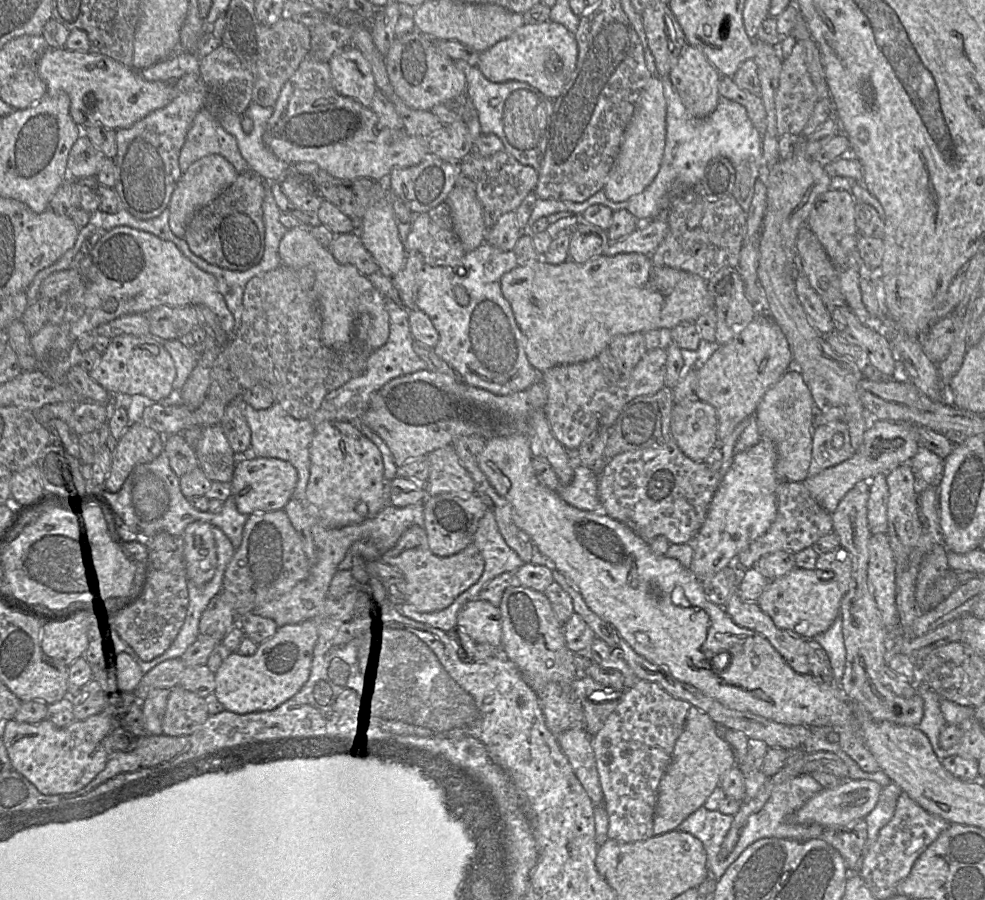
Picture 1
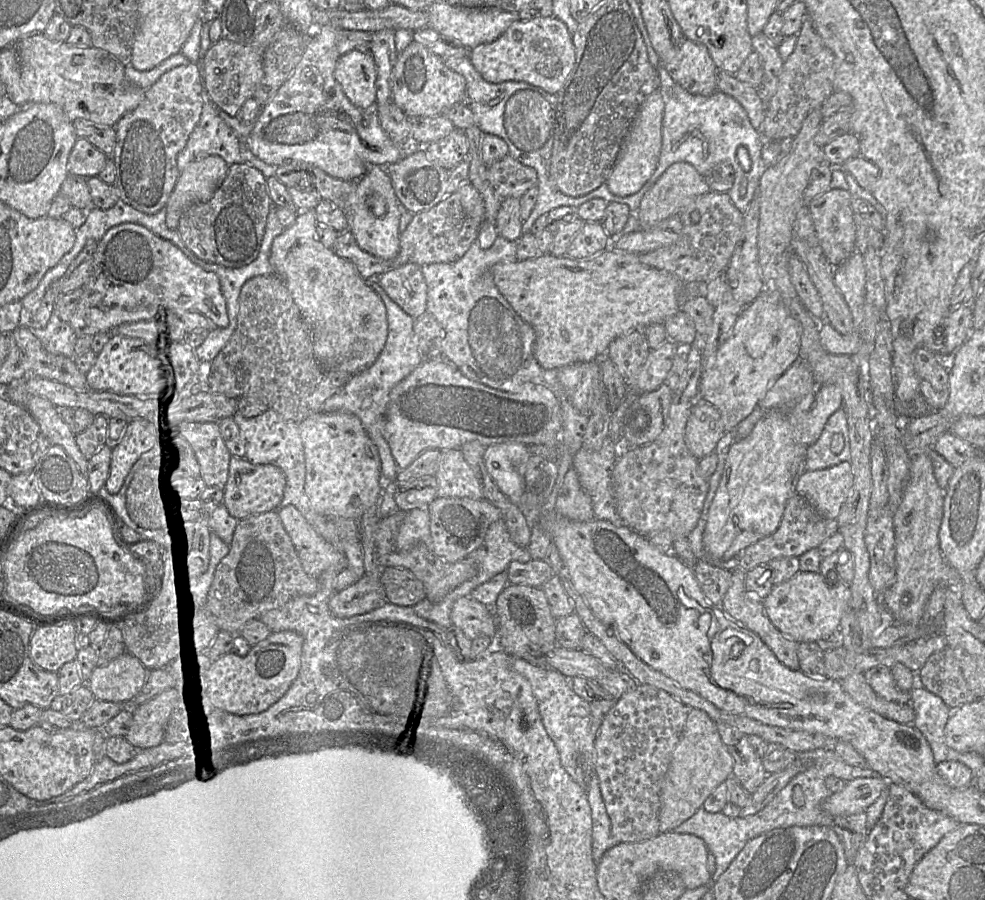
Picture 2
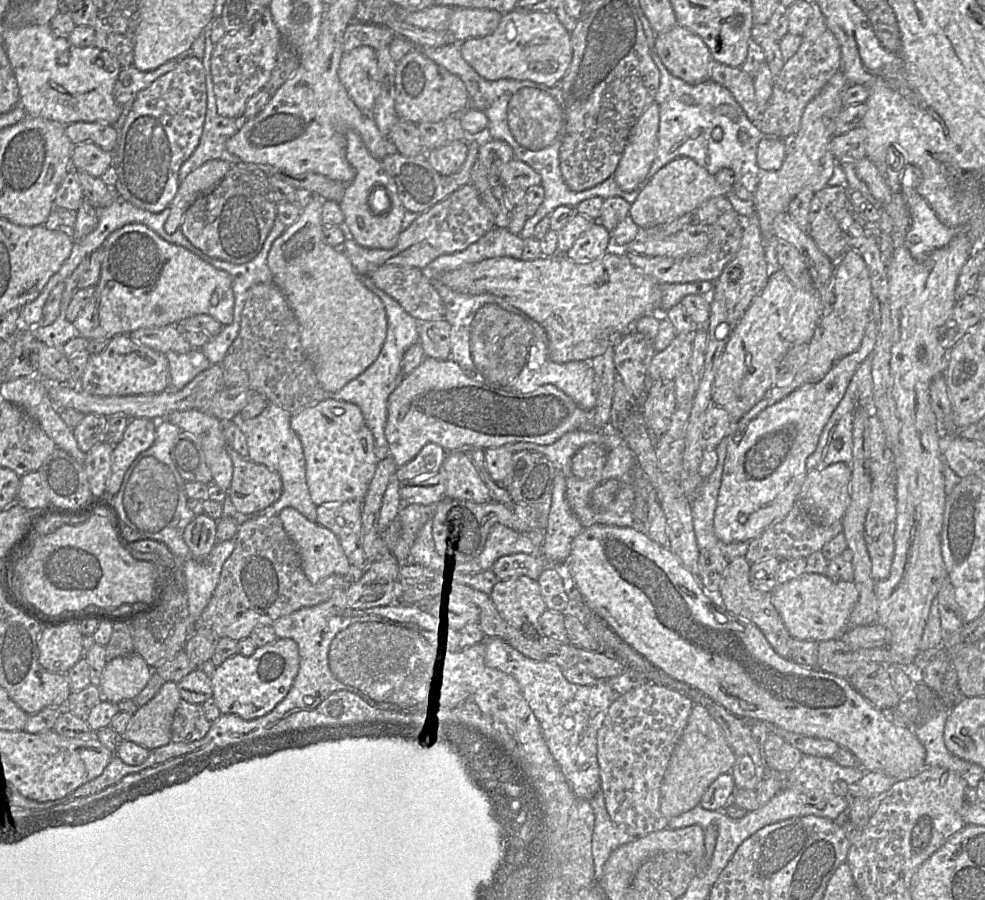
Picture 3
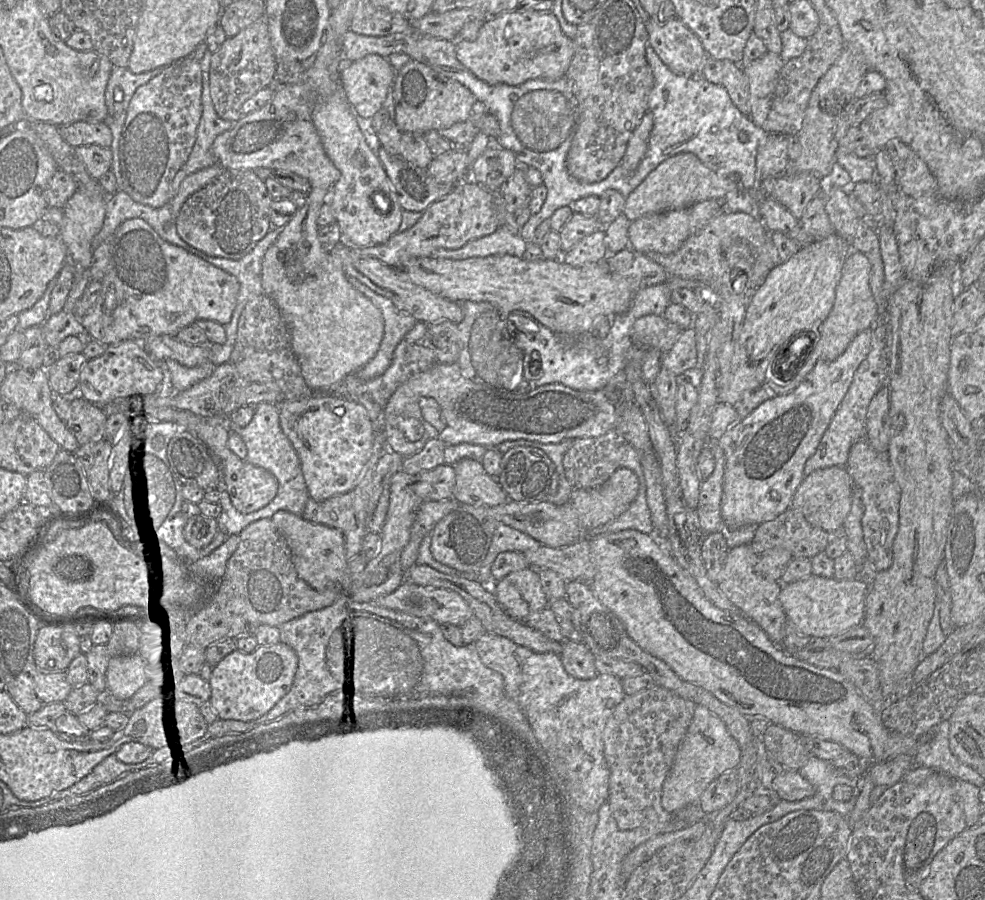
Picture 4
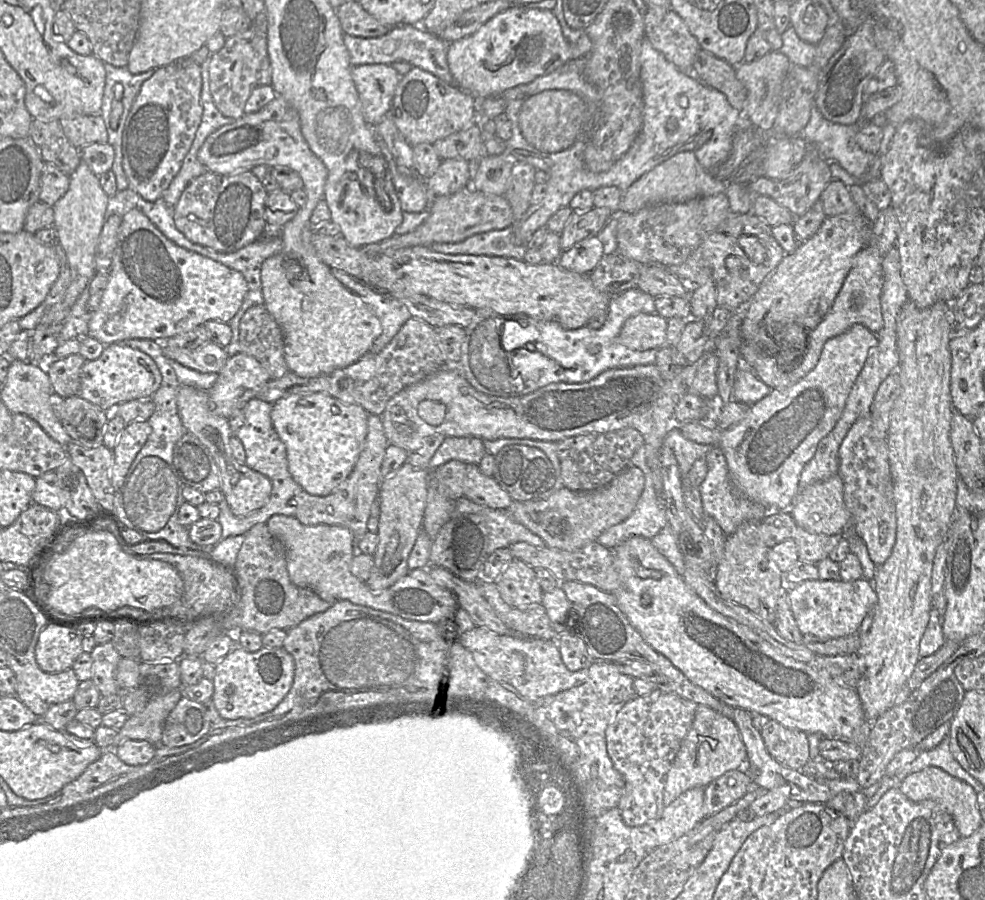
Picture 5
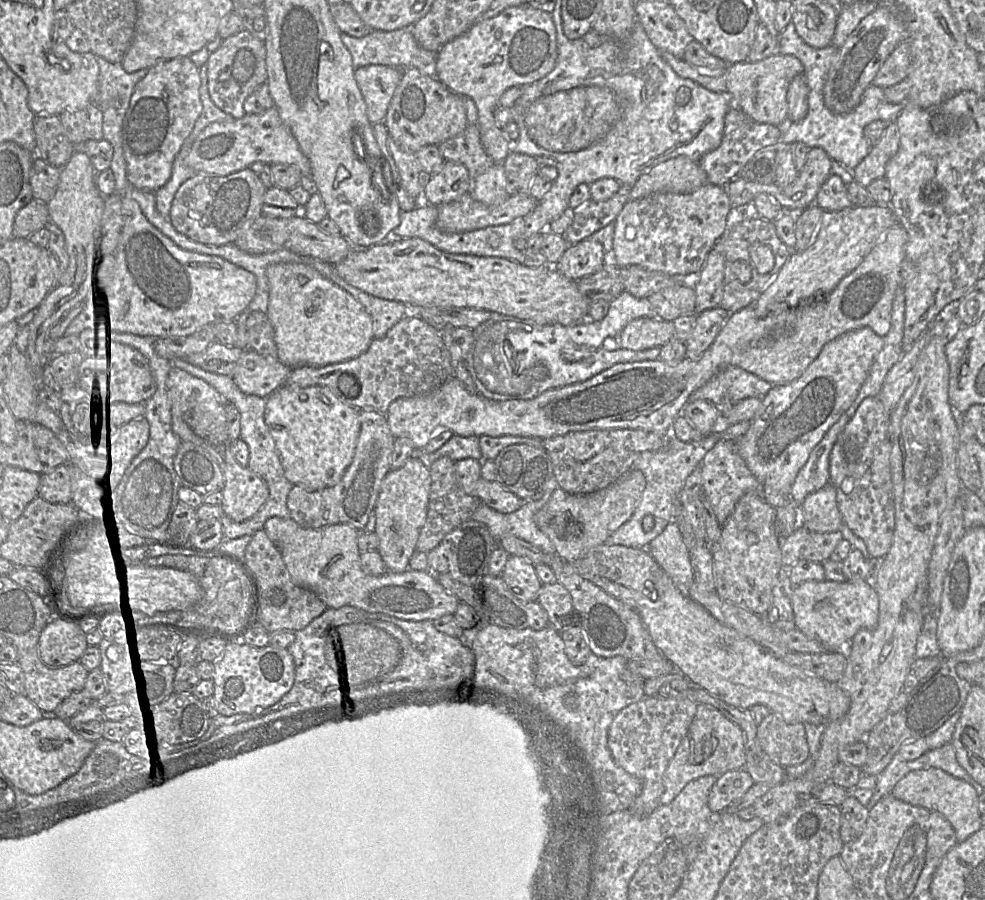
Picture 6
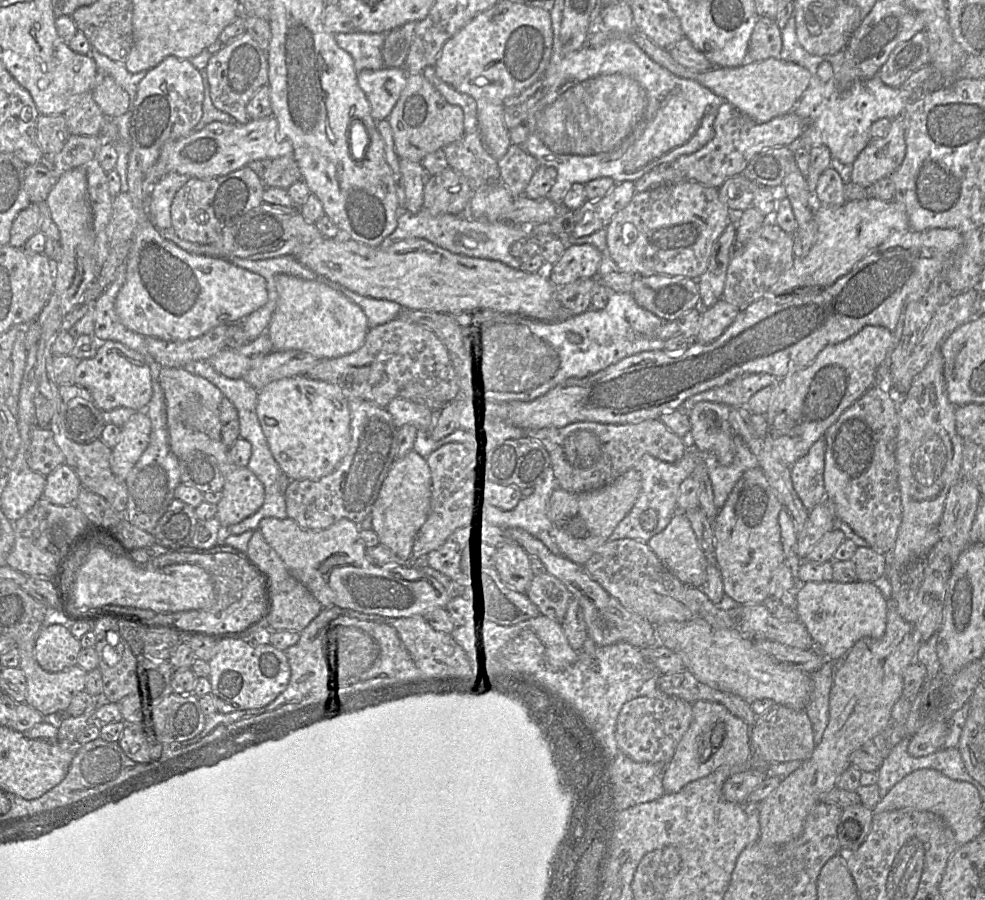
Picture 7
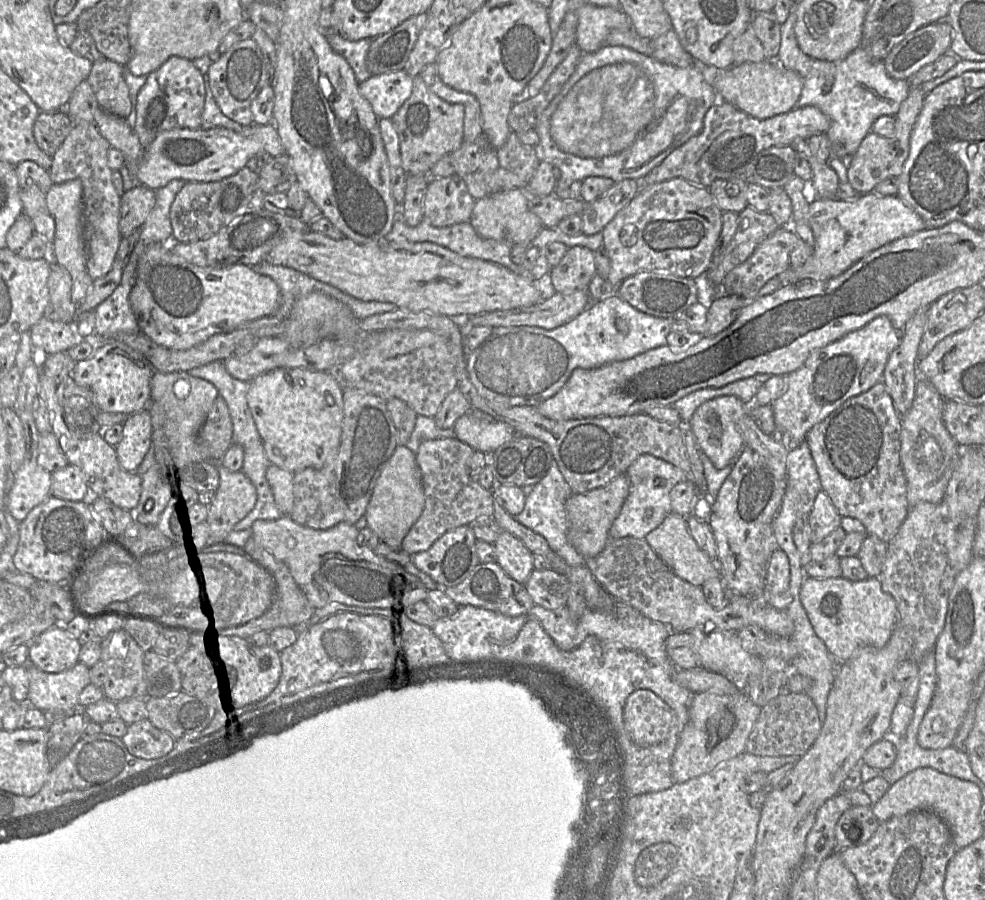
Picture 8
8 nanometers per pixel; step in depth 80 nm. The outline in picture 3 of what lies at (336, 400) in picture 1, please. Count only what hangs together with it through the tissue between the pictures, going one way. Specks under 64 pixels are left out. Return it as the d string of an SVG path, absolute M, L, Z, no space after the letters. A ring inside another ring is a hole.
M360 276L363 284L376 294L383 302L387 314L387 335L378 358L359 376L349 381L338 392L330 395L335 400L356 404L362 411L367 426L370 428L381 456L388 455L388 443L385 437L385 426L390 394L403 380L401 362L405 352L419 342L420 323L387 293L379 289L369 276Z

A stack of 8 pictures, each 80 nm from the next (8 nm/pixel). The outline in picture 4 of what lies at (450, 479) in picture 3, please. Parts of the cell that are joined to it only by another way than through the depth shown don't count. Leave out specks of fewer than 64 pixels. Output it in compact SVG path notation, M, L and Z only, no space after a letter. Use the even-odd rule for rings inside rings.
M463 458L453 467L456 475L453 498L459 503L498 506L509 501L497 478L489 476L480 461Z

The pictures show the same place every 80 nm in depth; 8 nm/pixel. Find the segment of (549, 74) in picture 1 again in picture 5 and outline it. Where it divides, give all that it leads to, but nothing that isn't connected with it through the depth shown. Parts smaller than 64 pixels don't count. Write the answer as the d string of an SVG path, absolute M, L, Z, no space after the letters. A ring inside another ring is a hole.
M511 5L472 35L449 43L447 62L454 83L477 100L483 100L530 83L555 71L570 59L586 58L590 50L591 40L584 31L576 44L570 44L565 39L552 11Z

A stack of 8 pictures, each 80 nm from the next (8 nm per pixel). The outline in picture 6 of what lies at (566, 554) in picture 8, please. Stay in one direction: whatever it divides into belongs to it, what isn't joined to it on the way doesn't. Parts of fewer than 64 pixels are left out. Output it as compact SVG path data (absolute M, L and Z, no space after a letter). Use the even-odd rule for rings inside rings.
M552 474L546 481L539 499L524 502L515 511L501 513L486 504L480 504L471 519L485 524L490 535L497 541L505 536L516 536L527 541L546 553L555 553L550 539L537 527L535 514L548 502L552 492L559 487Z

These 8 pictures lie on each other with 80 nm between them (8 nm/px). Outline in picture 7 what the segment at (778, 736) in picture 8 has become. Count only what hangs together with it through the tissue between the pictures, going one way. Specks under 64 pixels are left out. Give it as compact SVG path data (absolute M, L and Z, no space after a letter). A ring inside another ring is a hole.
M774 703L756 717L751 729L751 756L762 758L766 763L806 761L814 751L814 732L806 709L796 710Z

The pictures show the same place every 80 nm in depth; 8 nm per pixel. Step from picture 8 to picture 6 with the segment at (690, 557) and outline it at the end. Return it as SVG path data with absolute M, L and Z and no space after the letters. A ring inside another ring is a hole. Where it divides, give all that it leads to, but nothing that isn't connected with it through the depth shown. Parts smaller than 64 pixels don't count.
M675 521L669 522L646 549L676 586L687 589L694 582L689 550Z

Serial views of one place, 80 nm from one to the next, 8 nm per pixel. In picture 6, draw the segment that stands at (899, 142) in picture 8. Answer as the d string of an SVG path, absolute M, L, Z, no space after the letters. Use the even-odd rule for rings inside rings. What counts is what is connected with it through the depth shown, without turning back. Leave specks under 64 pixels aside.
M891 121L887 123L877 144L852 170L854 181L866 188L874 180L885 177L886 164L896 154L898 146L899 131L896 122Z

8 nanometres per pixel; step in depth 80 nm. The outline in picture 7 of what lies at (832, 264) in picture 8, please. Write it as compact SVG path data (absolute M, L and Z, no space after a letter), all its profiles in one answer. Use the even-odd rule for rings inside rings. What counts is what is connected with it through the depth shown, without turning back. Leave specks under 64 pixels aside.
M868 196L863 200L847 201L839 207L819 205L814 212L817 234L814 245L804 258L795 259L793 265L787 269L769 288L768 295L781 296L805 287L827 287L848 274L852 268L870 252L886 241L893 233L910 229L908 217L903 207L892 201L882 201Z

